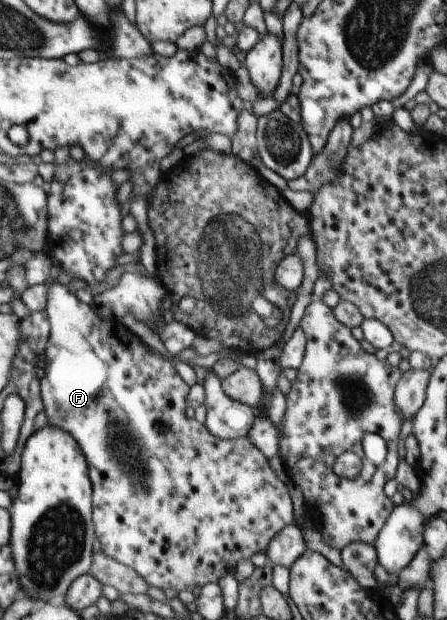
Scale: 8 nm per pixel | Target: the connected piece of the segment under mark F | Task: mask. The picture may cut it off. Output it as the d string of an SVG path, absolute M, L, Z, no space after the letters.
M50 278L46 284L46 313L50 322L50 335L42 360L45 376L40 380L43 410L47 415L48 424L59 426L61 430L67 431L67 434L71 434L85 454L89 480L93 482L93 524L98 531L102 551L113 560L133 568L151 587L193 592L196 586L203 588L210 583L219 582L222 577L233 572L239 560L250 560L254 554L267 550L271 539L275 538L285 526L293 523L295 518L286 480L275 467L271 468L268 458L248 437L223 440L213 436L204 424L197 419L193 420L193 416L187 418L185 410L187 410L189 386L165 358L161 358L151 348L147 348L147 345L143 345L142 340L131 333L118 318L107 320L98 313L94 305L81 302L69 292L67 285L59 284L57 280Z

